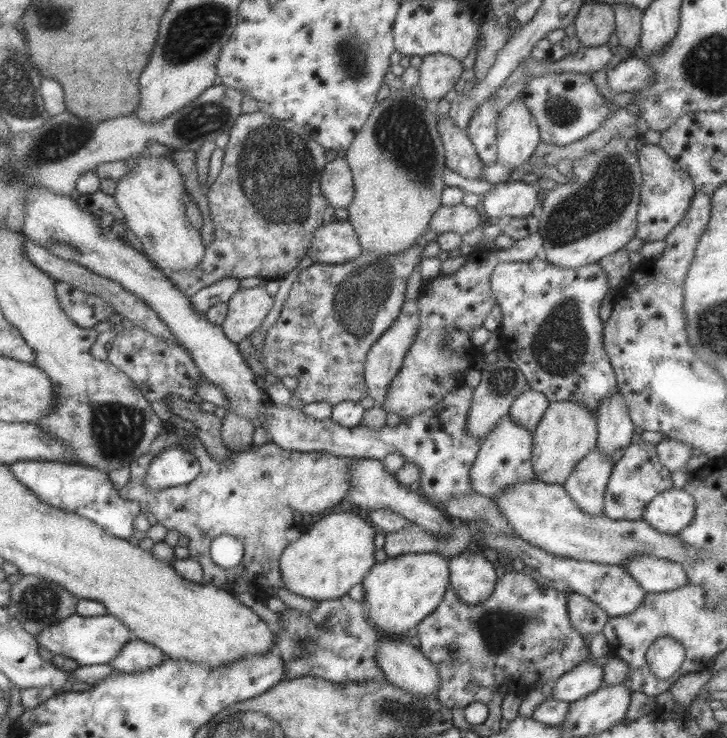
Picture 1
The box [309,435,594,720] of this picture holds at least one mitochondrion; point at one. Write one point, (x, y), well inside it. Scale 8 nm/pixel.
(499, 630)

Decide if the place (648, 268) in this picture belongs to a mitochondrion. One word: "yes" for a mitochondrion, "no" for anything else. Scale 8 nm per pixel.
no

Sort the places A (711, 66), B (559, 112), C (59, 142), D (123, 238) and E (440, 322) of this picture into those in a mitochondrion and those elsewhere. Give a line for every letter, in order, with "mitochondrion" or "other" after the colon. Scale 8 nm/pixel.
A: mitochondrion
B: mitochondrion
C: mitochondrion
D: other
E: other

